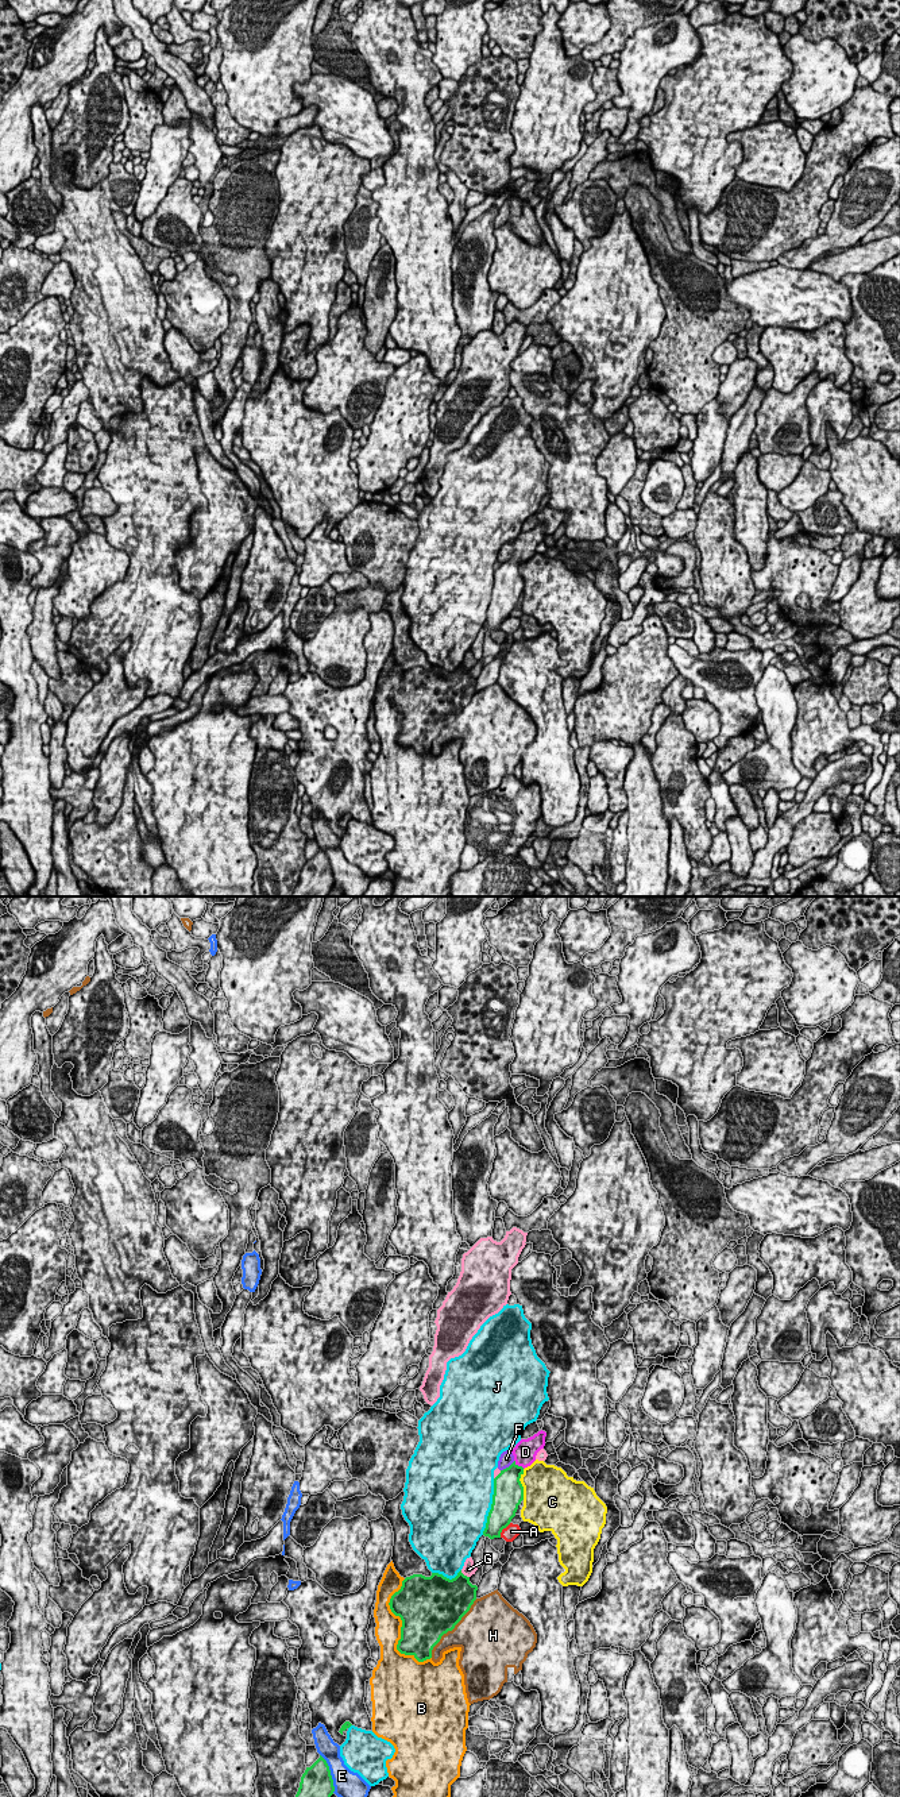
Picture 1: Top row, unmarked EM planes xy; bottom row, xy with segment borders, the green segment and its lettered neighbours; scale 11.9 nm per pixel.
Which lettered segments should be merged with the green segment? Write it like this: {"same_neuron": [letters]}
{"same_neuron": ["D"]}

